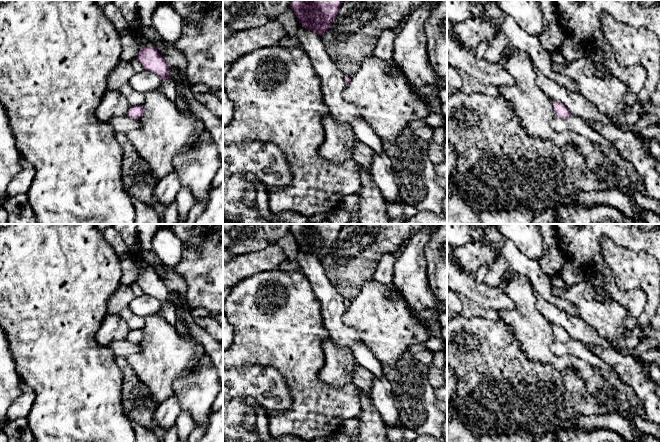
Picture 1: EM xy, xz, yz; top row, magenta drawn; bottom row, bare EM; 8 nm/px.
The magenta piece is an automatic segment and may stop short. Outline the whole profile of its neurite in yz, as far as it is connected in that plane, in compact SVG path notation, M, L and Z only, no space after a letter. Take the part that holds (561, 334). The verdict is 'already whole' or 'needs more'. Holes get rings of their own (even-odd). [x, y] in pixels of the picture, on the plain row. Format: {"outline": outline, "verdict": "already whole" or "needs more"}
{"outline": "M553 324L553 333L556 339L562 343L566 343L571 339L569 333L562 326Z", "verdict": "already whole"}

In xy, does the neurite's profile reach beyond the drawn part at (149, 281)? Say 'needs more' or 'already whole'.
already whole

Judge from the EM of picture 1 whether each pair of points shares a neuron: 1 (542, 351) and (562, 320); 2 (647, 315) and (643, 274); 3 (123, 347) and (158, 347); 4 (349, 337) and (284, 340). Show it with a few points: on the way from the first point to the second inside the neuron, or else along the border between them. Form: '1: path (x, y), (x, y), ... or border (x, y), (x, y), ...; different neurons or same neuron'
1: border (536, 307), (552, 324); different neurons
2: path (649, 305), (649, 286), (647, 284); same neuron
3: border (135, 353), (125, 358); different neurons
4: border (321, 316), (330, 338); different neurons

